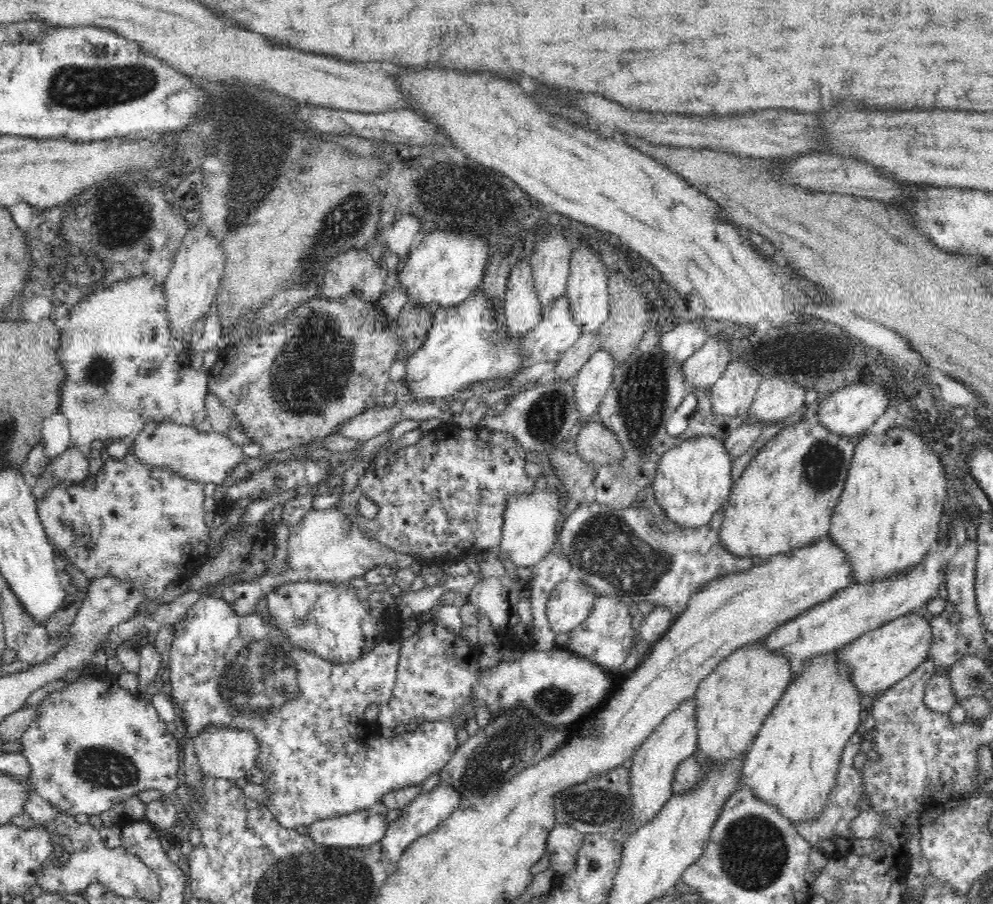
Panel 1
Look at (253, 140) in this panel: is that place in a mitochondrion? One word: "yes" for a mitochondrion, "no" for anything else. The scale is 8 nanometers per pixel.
yes

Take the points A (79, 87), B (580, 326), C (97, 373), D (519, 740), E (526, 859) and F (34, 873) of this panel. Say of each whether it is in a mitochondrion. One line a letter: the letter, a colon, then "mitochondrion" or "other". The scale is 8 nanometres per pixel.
A: mitochondrion
B: other
C: mitochondrion
D: mitochondrion
E: other
F: other

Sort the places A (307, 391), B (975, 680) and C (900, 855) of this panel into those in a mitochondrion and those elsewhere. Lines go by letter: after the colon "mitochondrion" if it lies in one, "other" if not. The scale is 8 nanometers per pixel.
A: mitochondrion
B: mitochondrion
C: other

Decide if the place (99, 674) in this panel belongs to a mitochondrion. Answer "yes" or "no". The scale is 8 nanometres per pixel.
no

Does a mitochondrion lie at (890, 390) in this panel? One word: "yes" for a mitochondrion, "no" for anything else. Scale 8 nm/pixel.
no

